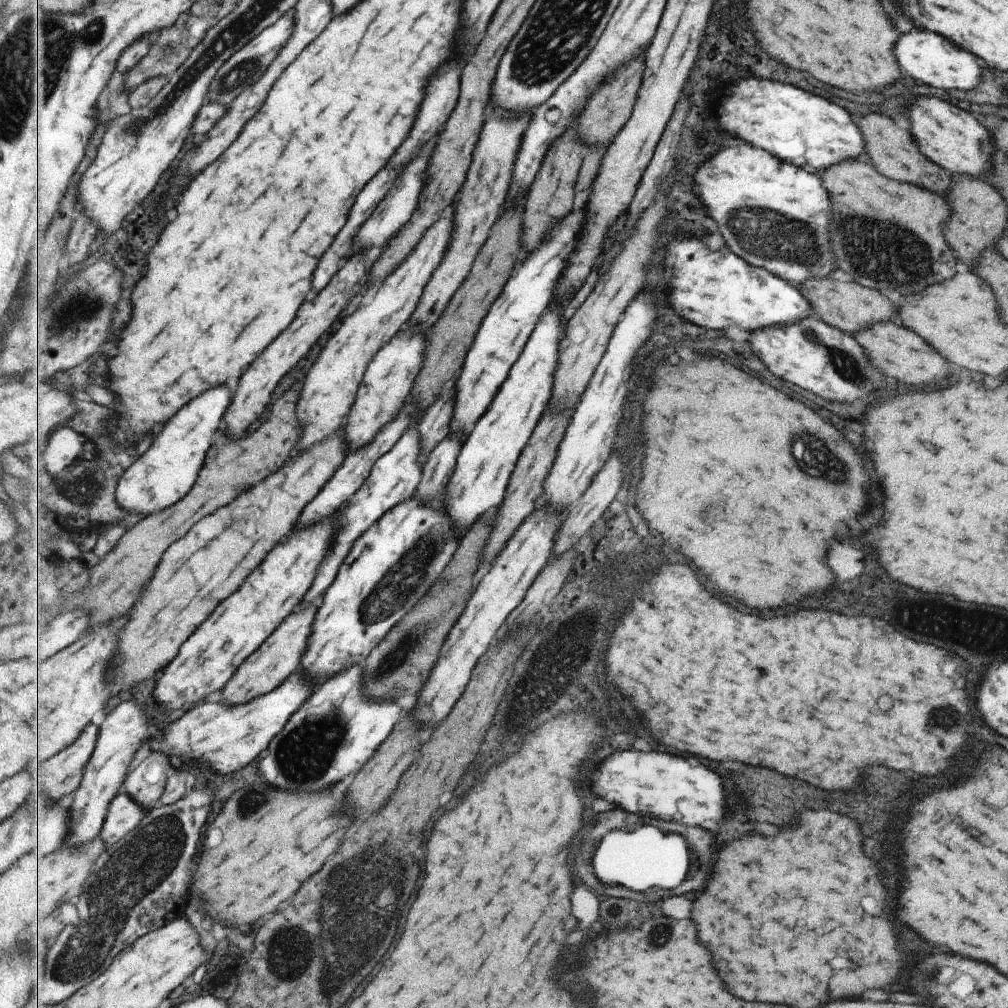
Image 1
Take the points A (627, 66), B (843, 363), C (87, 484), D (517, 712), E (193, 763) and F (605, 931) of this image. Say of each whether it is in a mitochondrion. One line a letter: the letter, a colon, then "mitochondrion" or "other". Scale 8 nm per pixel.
A: other
B: mitochondrion
C: mitochondrion
D: mitochondrion
E: other
F: other

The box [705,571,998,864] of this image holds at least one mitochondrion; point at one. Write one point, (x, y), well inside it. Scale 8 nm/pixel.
(940, 713)

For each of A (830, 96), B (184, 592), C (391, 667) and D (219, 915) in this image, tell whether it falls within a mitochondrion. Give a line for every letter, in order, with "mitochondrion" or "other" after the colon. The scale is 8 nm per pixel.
A: other
B: mitochondrion
C: mitochondrion
D: other

